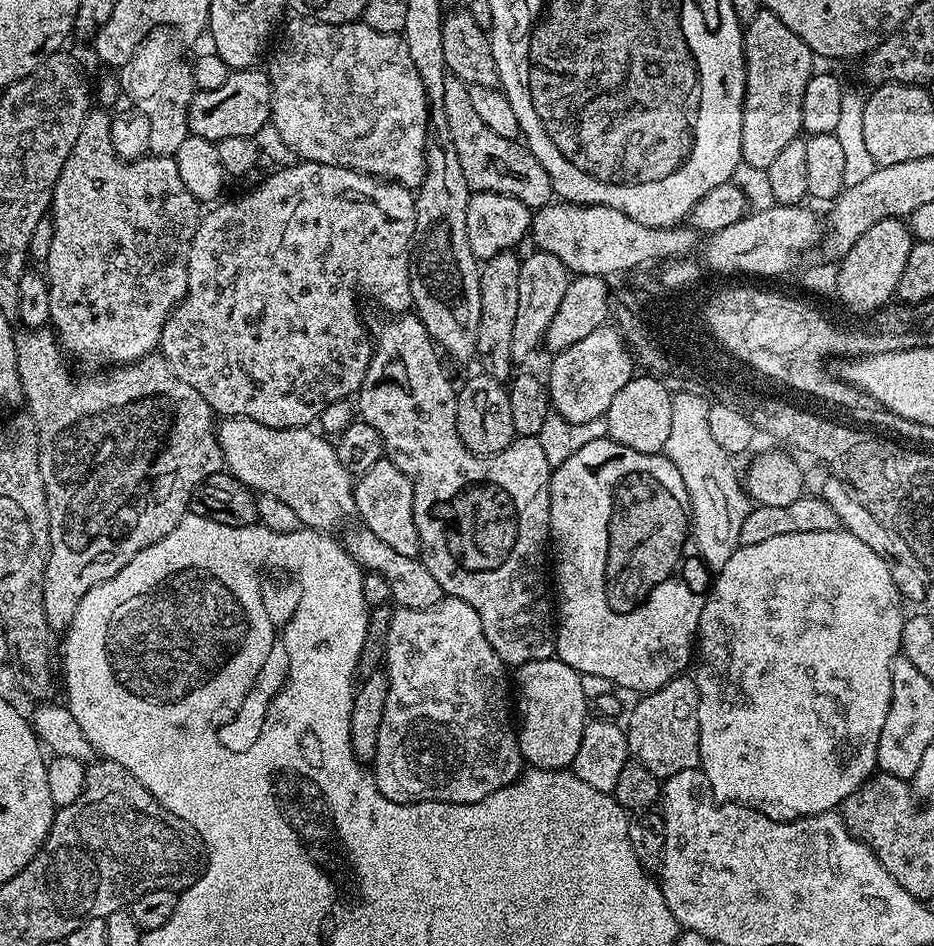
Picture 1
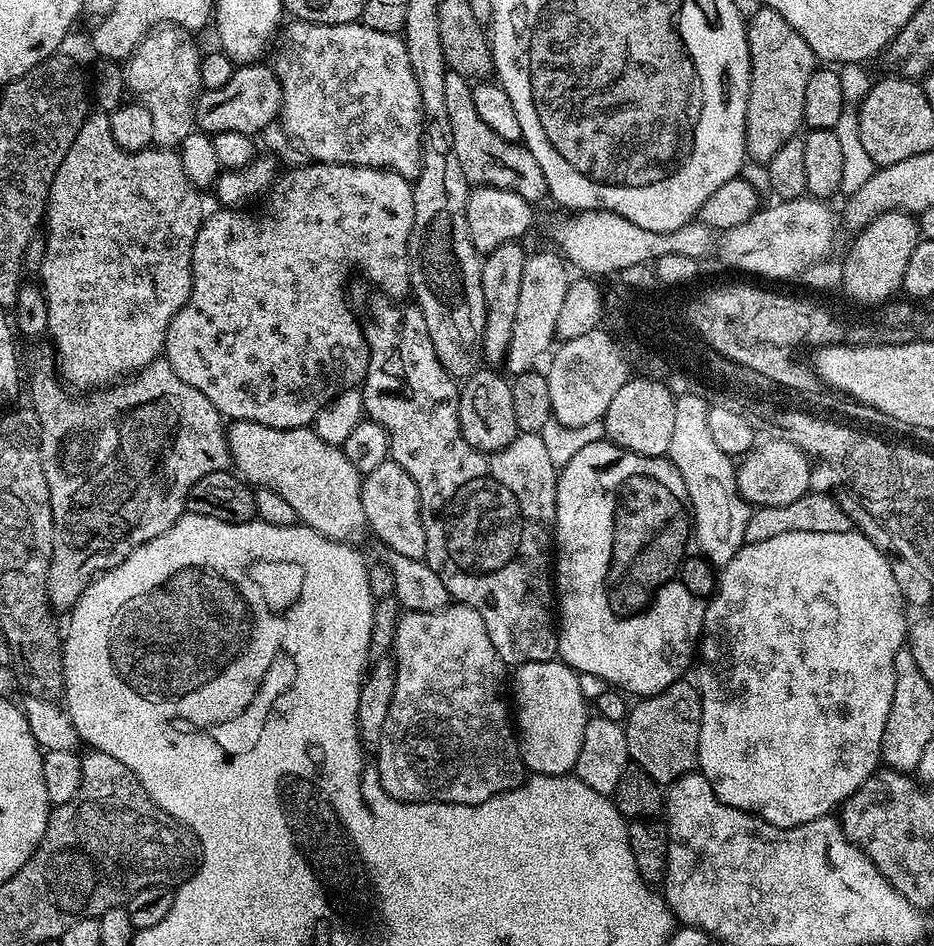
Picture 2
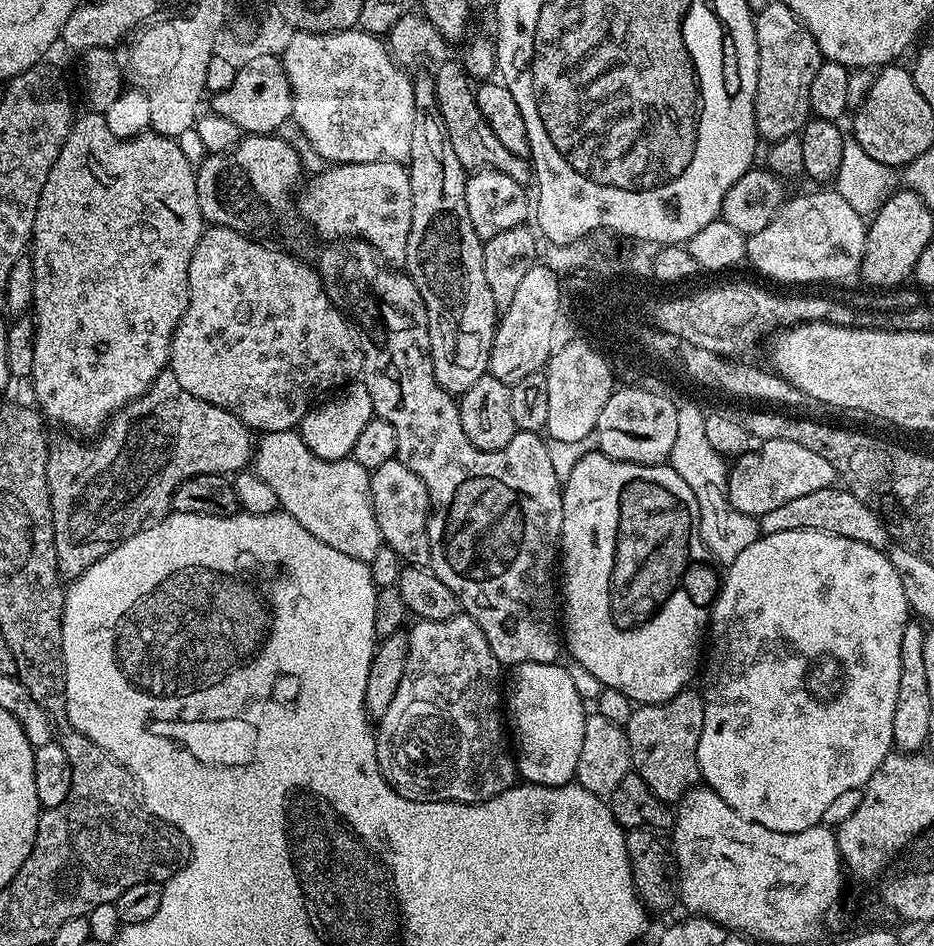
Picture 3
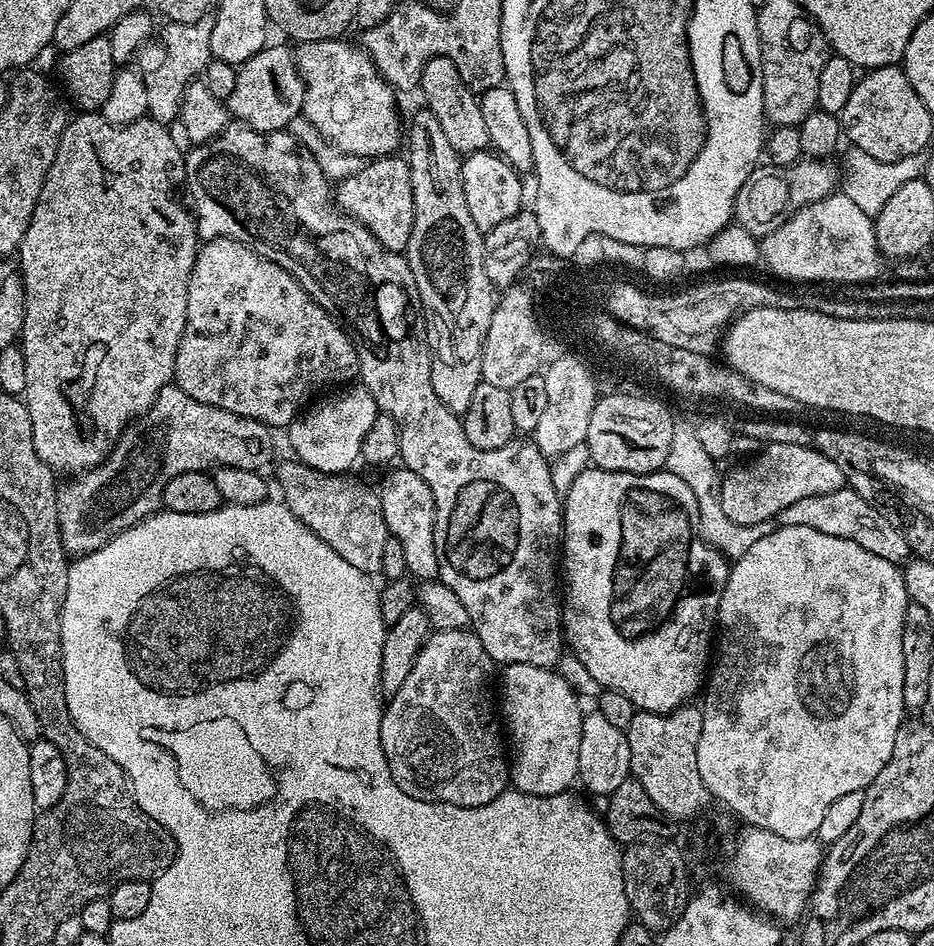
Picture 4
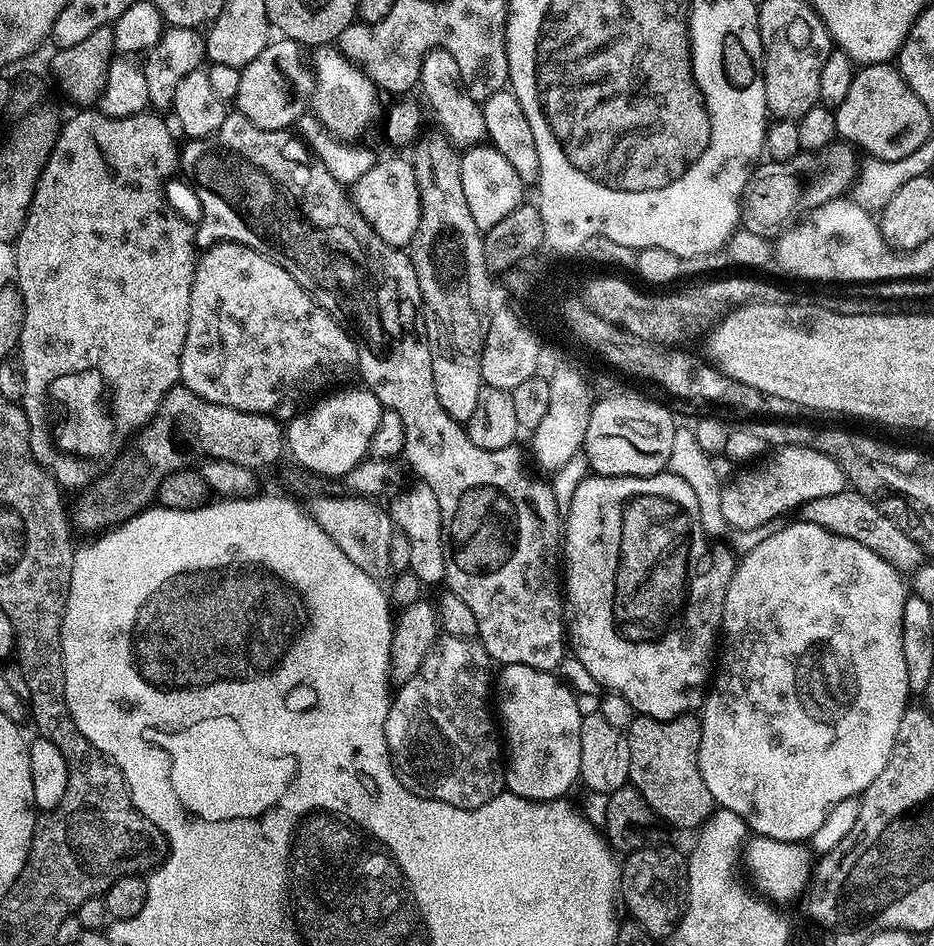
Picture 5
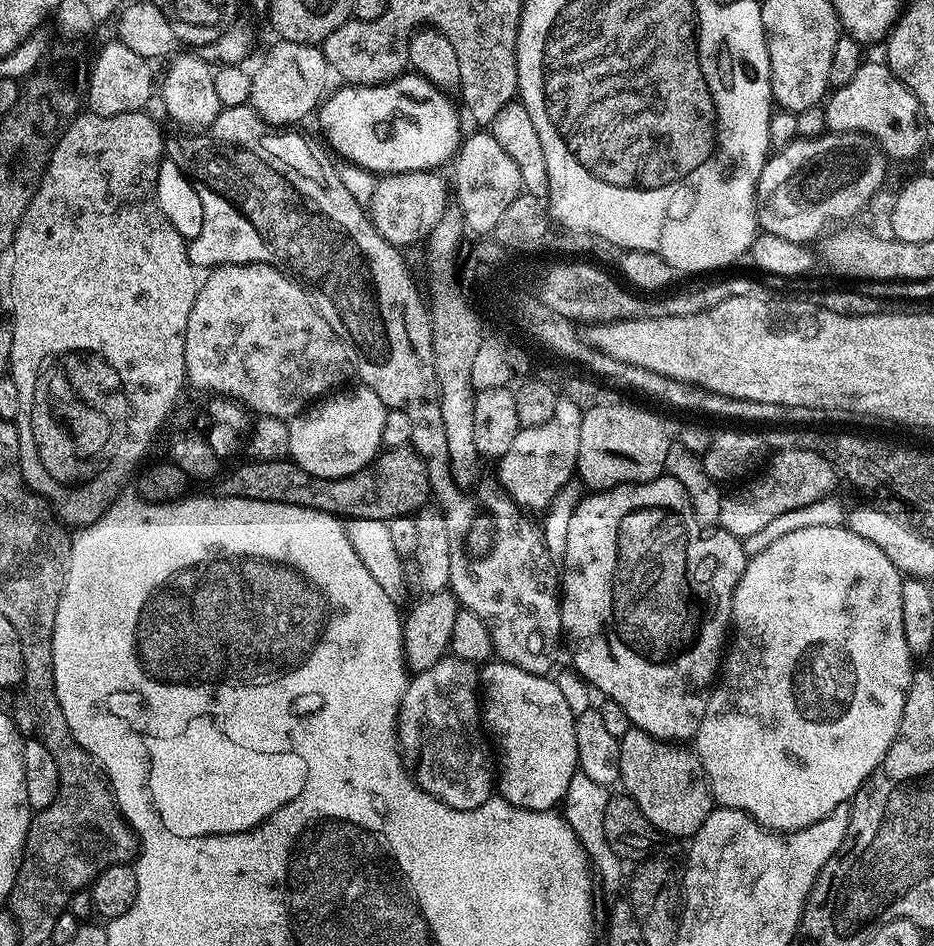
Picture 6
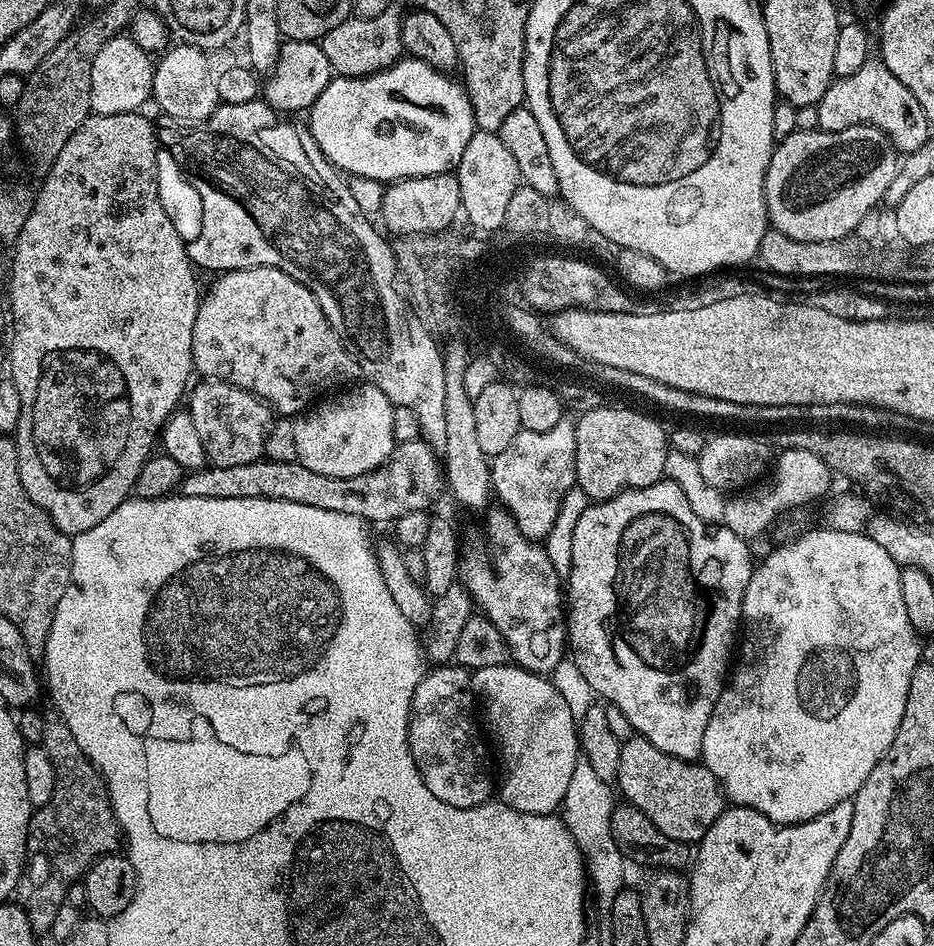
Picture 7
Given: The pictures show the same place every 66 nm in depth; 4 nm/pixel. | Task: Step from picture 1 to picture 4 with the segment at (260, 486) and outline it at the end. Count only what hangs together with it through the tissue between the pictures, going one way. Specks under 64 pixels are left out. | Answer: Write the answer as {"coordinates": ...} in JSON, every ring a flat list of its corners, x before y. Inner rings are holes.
{"coordinates":[[289,458,276,476,280,479,280,488,284,491,283,503,302,521,330,550,342,554,350,566,369,574,379,573,382,566,382,550,389,536,388,527,382,518,379,491,367,488,362,481,347,480,344,474,319,472]]}

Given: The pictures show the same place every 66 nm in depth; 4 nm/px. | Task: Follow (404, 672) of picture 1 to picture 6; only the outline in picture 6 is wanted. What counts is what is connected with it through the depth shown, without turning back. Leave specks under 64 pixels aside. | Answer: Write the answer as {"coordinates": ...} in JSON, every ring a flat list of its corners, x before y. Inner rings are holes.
{"coordinates":[[446,654,438,662,434,662,430,670,417,672,409,679,408,688,400,699,400,712,396,715,400,759,408,769,412,781,426,794,438,798,446,806,459,812,469,812,493,799,494,785,498,780,494,756,492,760,493,745,482,723,481,688,480,674,475,663]]}

